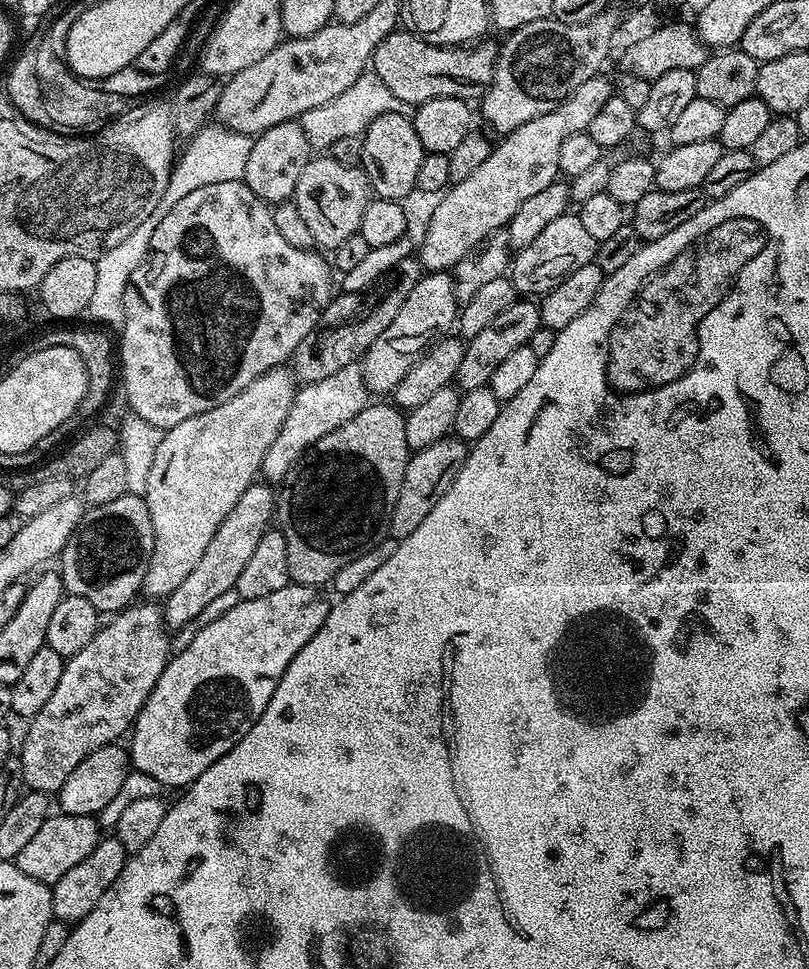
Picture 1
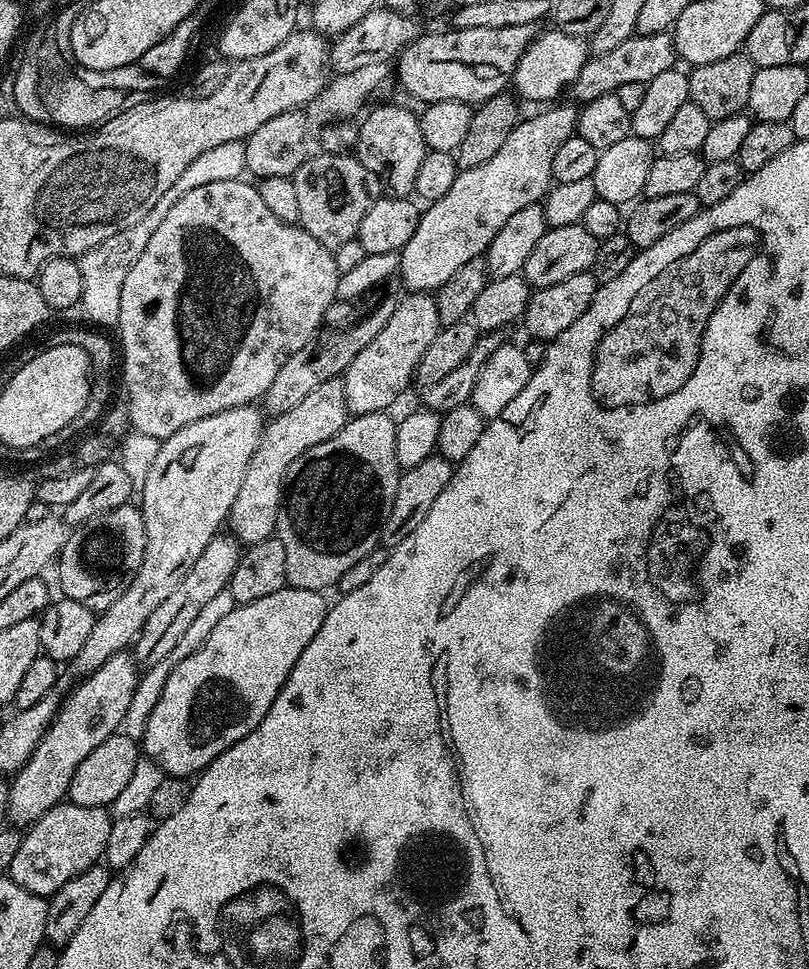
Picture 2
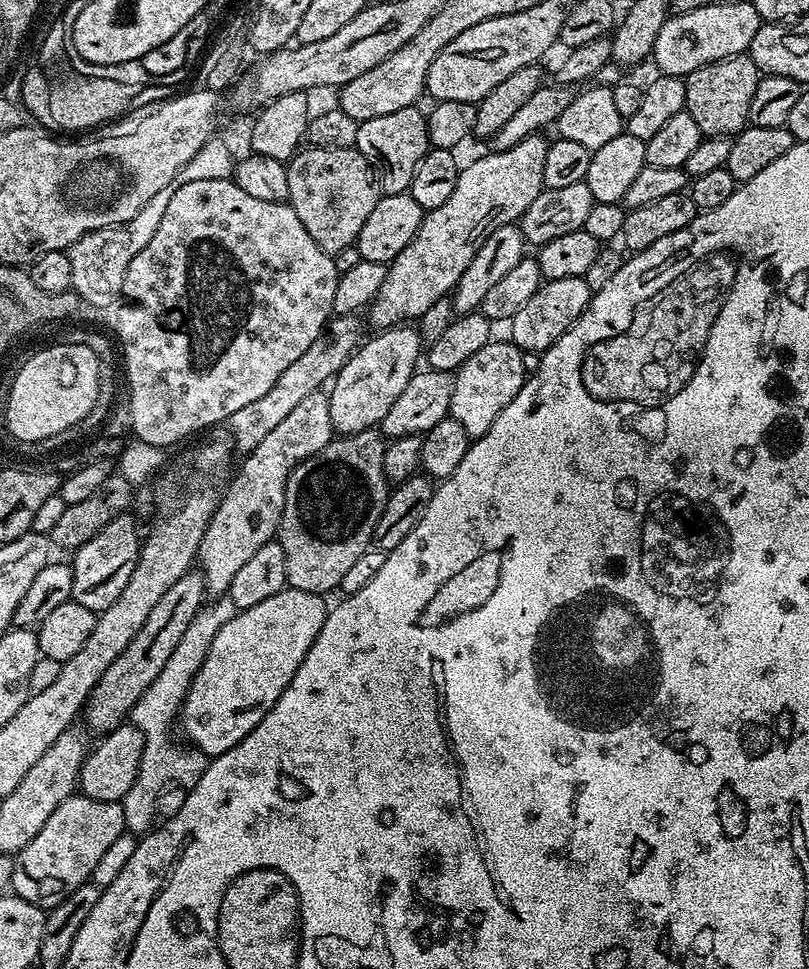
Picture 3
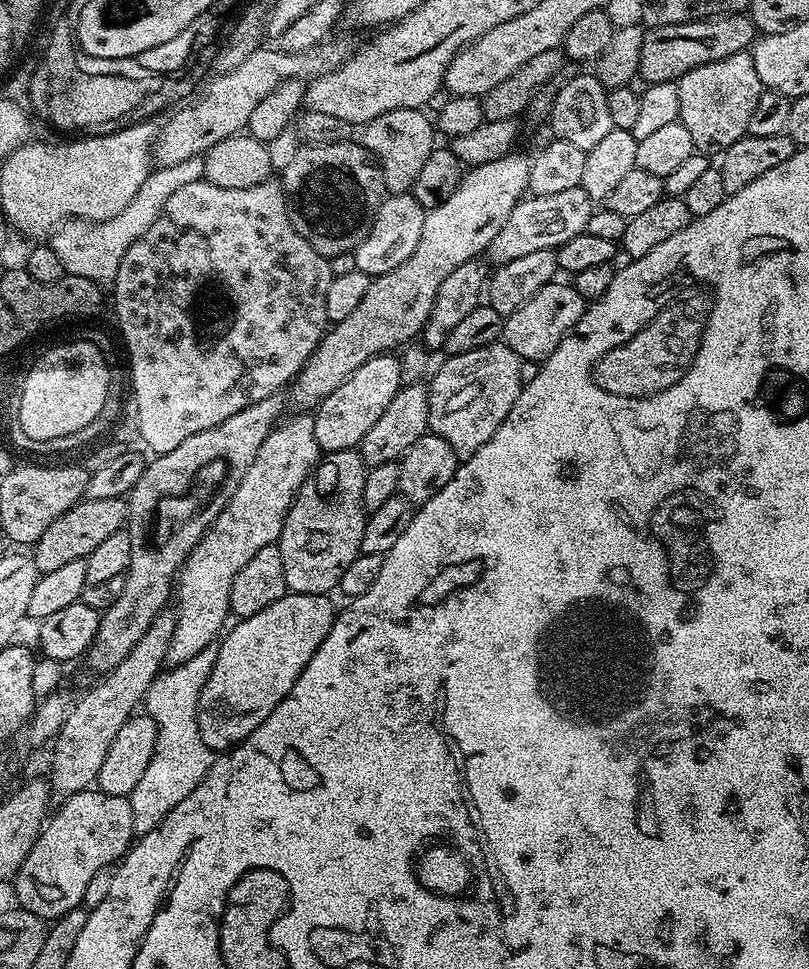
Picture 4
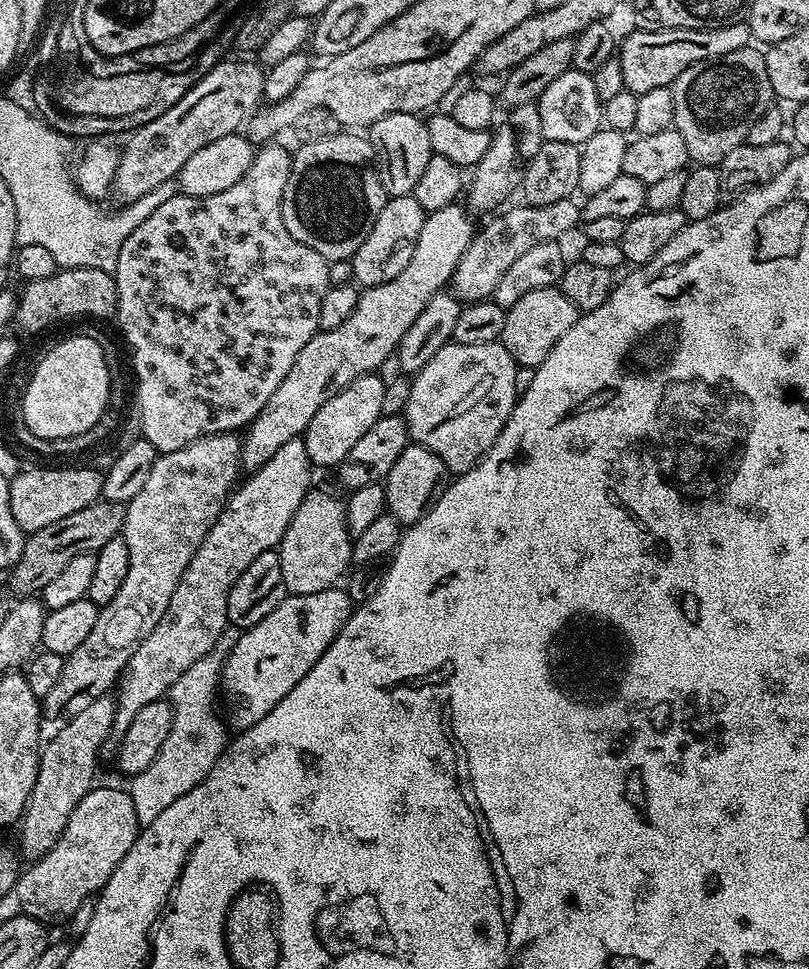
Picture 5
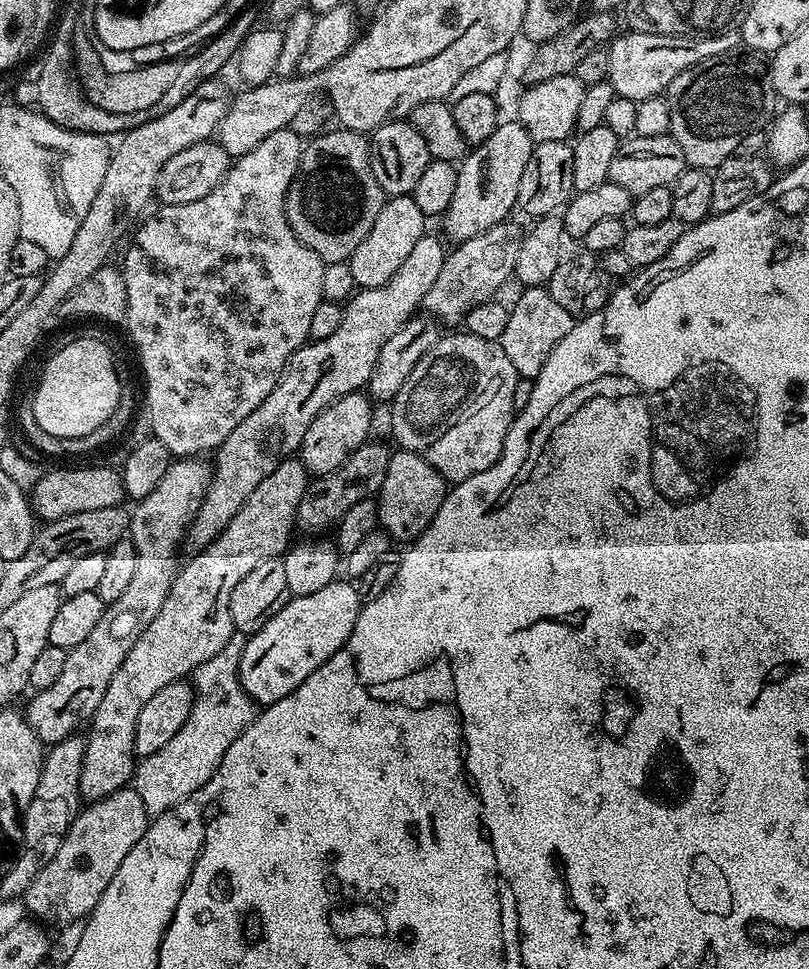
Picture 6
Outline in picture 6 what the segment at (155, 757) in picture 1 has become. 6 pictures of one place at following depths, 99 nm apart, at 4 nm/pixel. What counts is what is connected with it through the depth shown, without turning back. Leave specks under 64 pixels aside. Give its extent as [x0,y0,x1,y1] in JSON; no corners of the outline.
[240,579,362,705]

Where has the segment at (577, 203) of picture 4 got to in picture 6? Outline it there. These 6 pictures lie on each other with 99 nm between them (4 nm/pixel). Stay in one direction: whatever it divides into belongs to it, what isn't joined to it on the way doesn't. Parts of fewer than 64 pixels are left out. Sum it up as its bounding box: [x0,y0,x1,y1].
[422,222,521,325]

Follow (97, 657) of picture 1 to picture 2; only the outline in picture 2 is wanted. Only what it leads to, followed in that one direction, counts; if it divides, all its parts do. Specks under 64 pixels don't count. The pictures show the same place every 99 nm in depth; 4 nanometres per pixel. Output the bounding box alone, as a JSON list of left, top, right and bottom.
[8,651,141,825]

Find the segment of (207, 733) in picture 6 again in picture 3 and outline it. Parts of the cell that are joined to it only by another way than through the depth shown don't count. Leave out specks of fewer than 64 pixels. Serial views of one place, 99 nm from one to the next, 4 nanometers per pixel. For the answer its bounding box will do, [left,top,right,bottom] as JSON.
[122,594,237,834]

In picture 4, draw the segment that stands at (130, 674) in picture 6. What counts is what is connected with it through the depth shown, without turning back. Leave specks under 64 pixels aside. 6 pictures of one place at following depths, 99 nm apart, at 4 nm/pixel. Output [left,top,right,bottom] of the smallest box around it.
[166,415,322,665]

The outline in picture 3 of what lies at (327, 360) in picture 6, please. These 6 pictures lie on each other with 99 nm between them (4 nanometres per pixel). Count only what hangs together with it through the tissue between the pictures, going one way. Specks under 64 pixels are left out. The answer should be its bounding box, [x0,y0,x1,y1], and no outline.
[366,134,549,330]

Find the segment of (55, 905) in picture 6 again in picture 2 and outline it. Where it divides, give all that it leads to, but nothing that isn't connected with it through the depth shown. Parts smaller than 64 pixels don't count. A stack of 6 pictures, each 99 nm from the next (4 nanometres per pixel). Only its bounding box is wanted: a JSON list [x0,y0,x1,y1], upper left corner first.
[7,802,112,898]

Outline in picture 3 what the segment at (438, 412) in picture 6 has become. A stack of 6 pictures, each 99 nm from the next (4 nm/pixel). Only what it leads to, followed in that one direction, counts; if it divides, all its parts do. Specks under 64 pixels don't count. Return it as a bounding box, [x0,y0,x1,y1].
[450,339,526,438]

